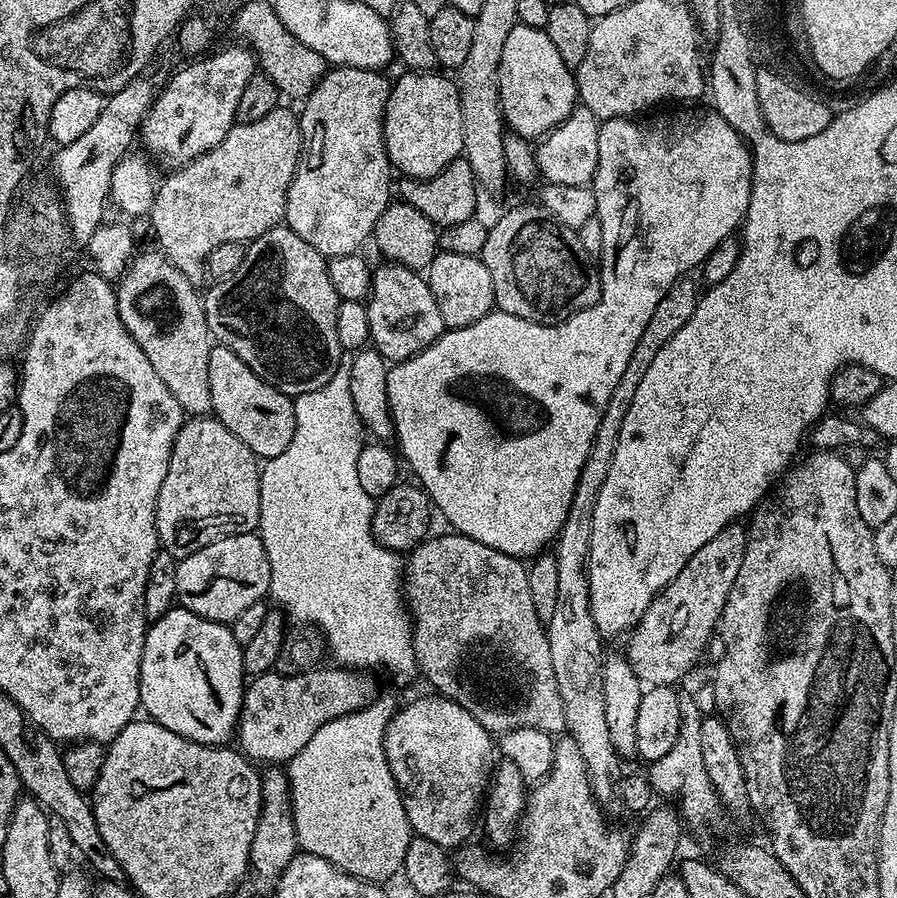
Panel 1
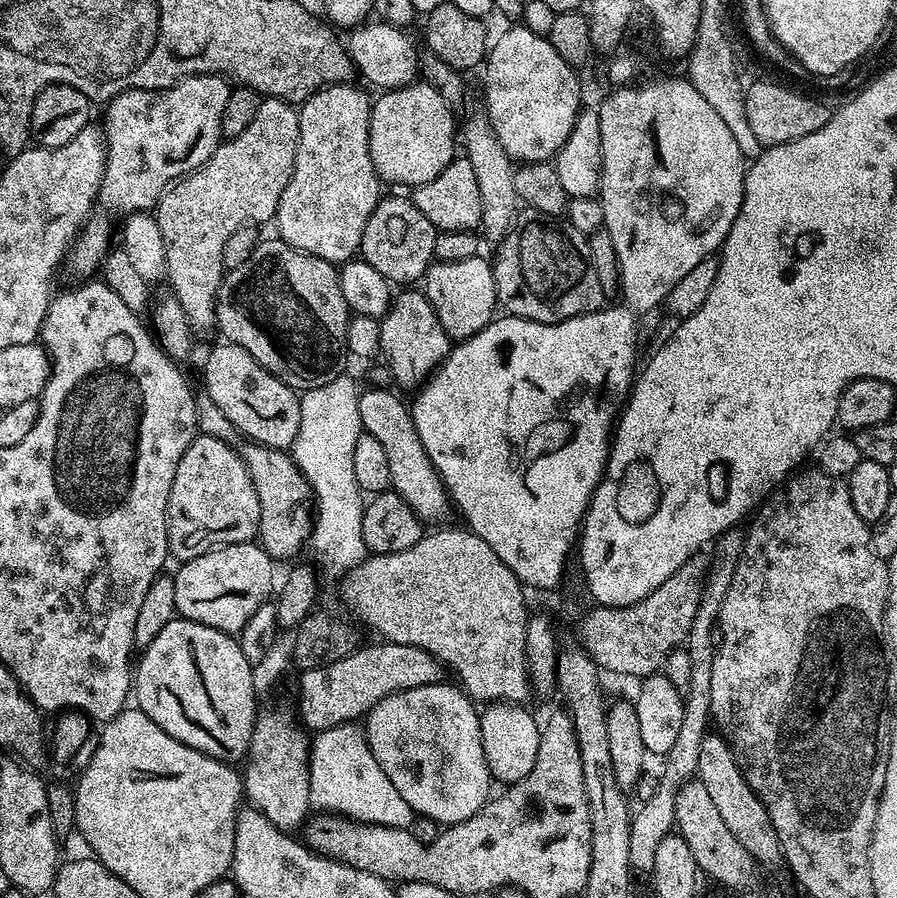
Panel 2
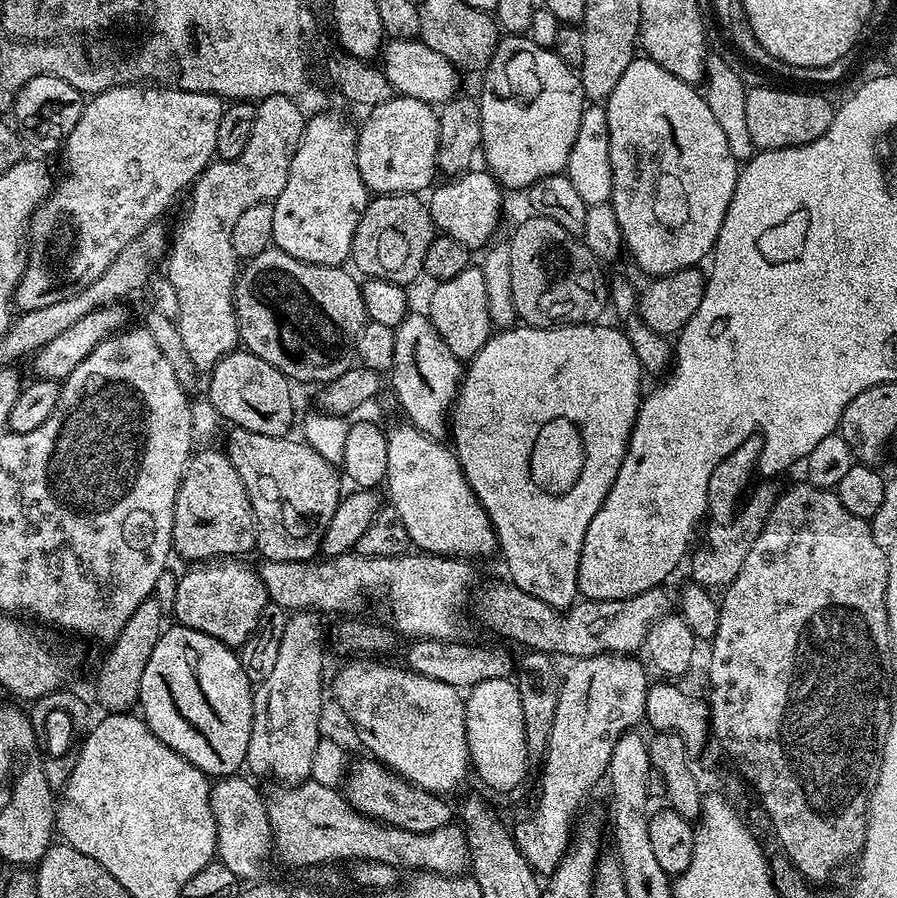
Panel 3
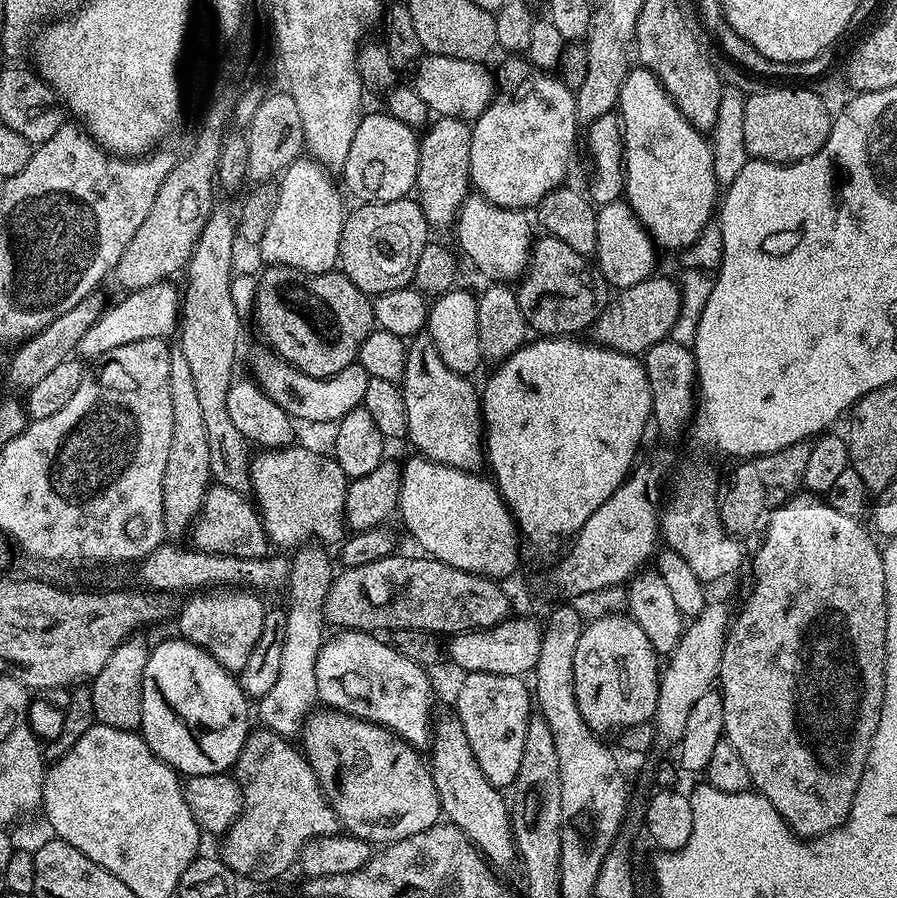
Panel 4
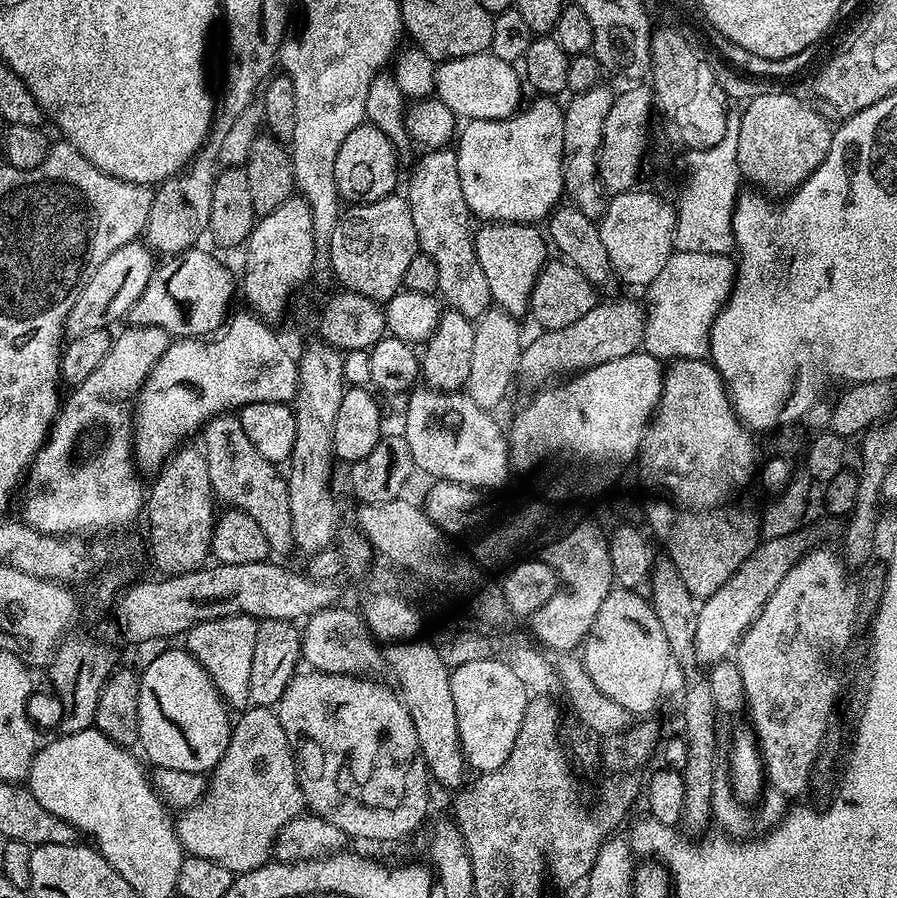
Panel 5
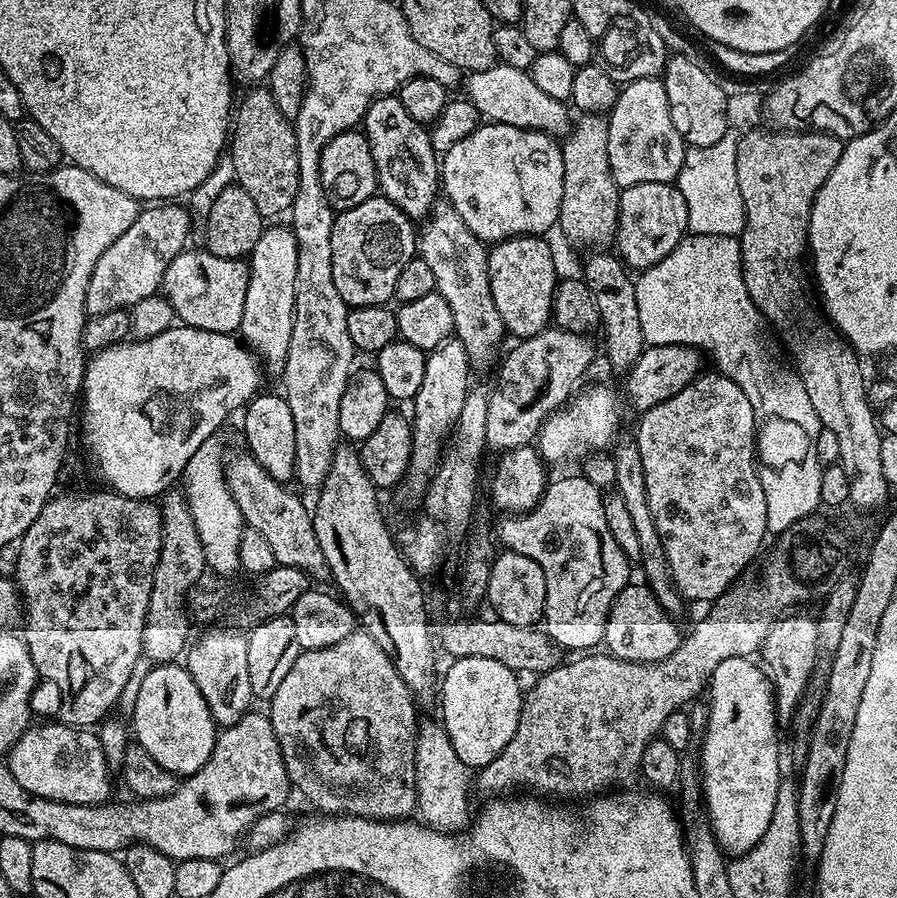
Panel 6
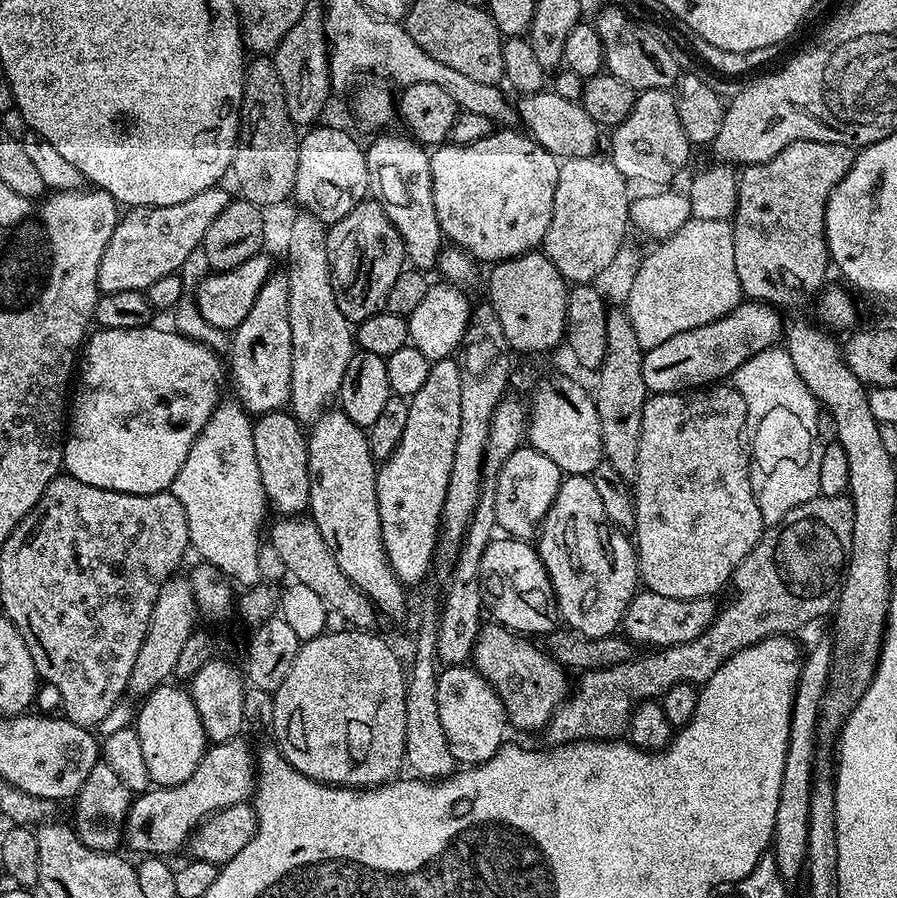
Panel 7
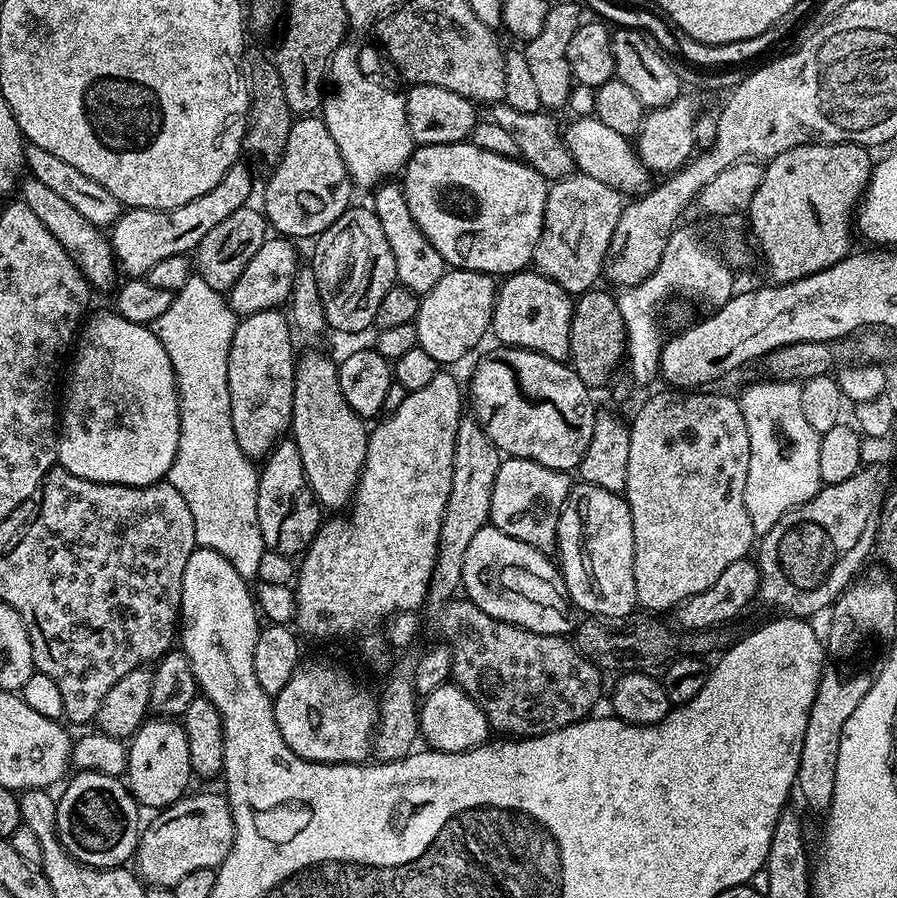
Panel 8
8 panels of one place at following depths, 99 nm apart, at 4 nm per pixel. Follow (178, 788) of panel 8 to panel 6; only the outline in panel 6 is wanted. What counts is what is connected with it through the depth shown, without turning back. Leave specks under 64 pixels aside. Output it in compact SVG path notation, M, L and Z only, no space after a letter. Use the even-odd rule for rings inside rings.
M179 663L157 664L149 667L144 677L139 677L136 688L136 701L132 704L132 720L130 728L134 733L135 743L158 762L158 766L166 766L177 776L193 776L210 758L216 745L218 726L210 714L210 706L206 706L206 698L202 698L202 690L194 686L194 678L190 678L187 667Z

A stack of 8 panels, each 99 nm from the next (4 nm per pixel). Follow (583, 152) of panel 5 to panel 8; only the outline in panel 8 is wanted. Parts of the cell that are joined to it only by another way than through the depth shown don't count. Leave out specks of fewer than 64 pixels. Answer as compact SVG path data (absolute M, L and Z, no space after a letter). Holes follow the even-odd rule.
M573 174L555 181L548 189L542 234L532 255L535 271L558 282L570 294L597 287L596 279L605 271L608 254L614 248L618 218L622 218L625 203L617 188L598 182L598 178Z

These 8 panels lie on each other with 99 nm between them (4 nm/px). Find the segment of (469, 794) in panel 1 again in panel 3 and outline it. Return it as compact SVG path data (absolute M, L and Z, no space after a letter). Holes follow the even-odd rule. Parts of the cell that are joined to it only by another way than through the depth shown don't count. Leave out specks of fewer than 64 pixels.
M352 658L347 661L348 664L336 676L336 681L331 681L330 696L336 699L336 704L342 711L348 715L350 723L356 727L356 732L360 735L360 740L364 743L365 753L371 754L380 763L392 769L403 778L409 780L414 786L418 786L427 792L433 792L434 795L441 798L447 797L447 792L456 792L464 784L464 779L470 776L470 761L468 758L468 743L466 742L466 714L464 713L465 697L462 695L461 689L450 686L446 682L438 682L438 678L426 678L422 674L412 672L407 666L395 668L394 665L388 664L392 662L381 662L376 658Z

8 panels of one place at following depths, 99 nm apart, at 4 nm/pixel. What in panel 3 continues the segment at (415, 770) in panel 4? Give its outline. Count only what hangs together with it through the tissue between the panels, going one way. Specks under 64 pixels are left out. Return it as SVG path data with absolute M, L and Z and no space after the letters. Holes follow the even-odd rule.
M375 758L364 759L368 760L360 760L357 764L355 761L346 772L346 799L362 815L411 832L433 832L453 819L454 808L447 804L447 799L414 786L409 780L403 780L398 773Z

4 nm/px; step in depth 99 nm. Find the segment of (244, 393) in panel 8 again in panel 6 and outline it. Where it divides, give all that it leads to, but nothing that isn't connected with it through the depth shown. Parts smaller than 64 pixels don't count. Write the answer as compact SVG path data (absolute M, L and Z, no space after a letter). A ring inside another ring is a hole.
M265 227L262 238L258 238L258 246L254 246L246 263L250 282L246 286L246 306L242 309L238 332L243 343L262 361L263 367L280 374L286 366L290 334L294 330L294 282L298 282L298 242L291 227Z

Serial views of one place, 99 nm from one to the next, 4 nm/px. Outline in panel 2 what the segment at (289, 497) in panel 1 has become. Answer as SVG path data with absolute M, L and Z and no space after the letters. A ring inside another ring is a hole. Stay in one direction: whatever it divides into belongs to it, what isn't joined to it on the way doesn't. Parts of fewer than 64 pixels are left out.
M348 374L326 382L326 386L314 386L300 396L302 422L298 422L298 438L294 438L290 455L298 470L312 487L314 497L314 523L310 537L310 548L316 551L320 564L332 572L343 574L355 564L360 564L369 555L369 550L362 542L362 514L365 497L362 495L357 480L354 478L354 446L362 435L358 402L360 392Z

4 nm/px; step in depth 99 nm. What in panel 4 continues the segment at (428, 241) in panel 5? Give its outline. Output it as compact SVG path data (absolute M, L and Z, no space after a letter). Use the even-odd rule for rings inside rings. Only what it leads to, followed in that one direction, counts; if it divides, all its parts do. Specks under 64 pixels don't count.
M458 116L433 119L430 127L423 133L415 191L420 192L418 203L429 229L444 228L447 224L455 225L456 215L460 213L462 202L470 194L471 141L472 124Z

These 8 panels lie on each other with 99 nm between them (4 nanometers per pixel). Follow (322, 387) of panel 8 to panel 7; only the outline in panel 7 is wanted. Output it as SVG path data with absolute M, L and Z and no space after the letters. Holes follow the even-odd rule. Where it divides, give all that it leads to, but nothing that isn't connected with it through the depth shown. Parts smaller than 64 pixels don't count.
M339 410L323 412L315 424L311 425L308 437L308 465L310 466L310 502L308 512L310 519L316 523L326 546L330 546L330 554L334 554L334 562L342 566L342 574L366 594L366 598L381 617L389 616L392 620L400 620L408 612L408 596L406 586L396 575L388 561L384 549L384 535L380 521L380 507L376 493L377 461L372 458L368 445L368 434L346 414Z

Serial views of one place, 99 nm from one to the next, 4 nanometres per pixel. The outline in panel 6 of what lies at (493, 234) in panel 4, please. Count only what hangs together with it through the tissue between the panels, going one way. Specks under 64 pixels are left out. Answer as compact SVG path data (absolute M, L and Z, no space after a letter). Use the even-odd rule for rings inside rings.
M512 236L509 240L495 241L488 248L488 269L490 270L490 294L494 294L494 306L502 314L502 322L509 333L525 340L542 329L549 327L552 320L552 299L556 293L556 256L544 236Z

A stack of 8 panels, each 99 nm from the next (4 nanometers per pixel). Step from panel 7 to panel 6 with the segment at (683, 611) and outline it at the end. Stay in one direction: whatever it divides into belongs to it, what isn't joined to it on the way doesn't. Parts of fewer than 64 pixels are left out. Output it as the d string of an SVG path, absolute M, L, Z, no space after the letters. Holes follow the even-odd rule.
M629 582L620 591L618 598L610 606L606 630L602 641L607 655L620 660L629 660L639 664L656 664L659 660L670 658L678 650L682 632L677 621L658 602L656 595L643 582Z

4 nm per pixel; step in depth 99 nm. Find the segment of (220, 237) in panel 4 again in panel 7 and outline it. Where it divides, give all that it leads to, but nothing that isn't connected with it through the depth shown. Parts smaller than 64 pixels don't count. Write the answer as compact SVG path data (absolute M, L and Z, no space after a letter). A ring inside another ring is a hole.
M303 515L280 518L277 521L272 528L270 543L274 550L278 550L282 562L286 562L287 575L295 583L310 586L310 590L322 598L329 613L336 615L337 612L348 623L345 625L356 630L375 629L376 620L378 621L376 608L368 601L366 594L362 594L362 590L358 590L358 586L354 586L354 582L342 574L342 566L334 562L334 554L330 554L330 546L326 546L316 523Z

